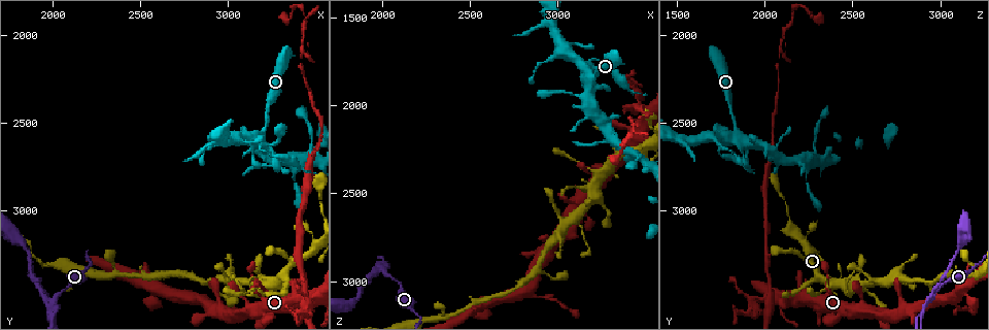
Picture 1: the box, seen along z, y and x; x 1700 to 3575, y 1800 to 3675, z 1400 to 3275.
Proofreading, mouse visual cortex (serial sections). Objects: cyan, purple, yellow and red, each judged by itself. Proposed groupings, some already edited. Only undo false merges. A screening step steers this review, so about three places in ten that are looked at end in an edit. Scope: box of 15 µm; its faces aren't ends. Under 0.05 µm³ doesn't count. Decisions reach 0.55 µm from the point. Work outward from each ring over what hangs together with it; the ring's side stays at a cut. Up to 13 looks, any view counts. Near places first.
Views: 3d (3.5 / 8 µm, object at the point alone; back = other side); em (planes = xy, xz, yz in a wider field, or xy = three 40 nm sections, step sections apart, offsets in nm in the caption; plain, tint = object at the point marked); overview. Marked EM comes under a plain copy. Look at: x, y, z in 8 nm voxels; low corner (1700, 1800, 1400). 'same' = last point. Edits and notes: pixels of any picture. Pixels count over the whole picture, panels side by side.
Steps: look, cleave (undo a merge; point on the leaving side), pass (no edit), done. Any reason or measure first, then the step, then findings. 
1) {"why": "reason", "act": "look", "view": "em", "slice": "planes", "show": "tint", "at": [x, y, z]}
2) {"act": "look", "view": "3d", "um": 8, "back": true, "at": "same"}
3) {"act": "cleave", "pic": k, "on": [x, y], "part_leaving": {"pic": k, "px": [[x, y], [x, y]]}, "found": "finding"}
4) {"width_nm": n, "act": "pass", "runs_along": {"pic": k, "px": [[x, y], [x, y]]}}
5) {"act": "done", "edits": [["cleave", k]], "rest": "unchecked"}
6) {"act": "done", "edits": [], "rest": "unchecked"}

{"why": "looks like a crossing", "act": "look", "view": "3d", "um": 3.5, "at": [3120, 3580, 2580]}

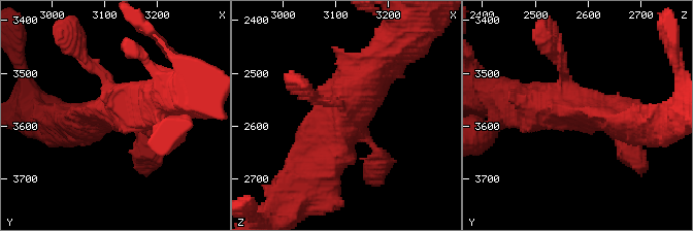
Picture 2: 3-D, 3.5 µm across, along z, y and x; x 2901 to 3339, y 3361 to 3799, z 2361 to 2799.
{"arms": 4, "arm_widths_nm": [150, 150, 500, 600], "act": "look", "view": "em", "slice": "xy", "step": 2, "show": "tint", "at": [3125, 3565, 2575]}

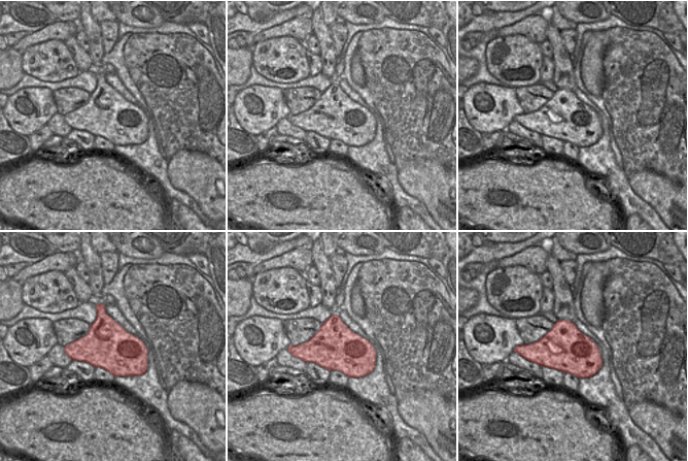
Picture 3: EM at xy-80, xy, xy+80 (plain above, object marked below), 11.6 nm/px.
{"act": "look", "view": "em", "slice": "xy", "step": 1, "show": "tint", "at": "same"}

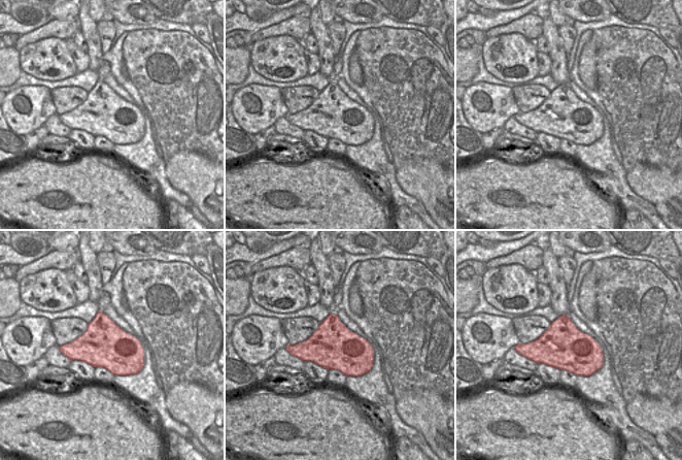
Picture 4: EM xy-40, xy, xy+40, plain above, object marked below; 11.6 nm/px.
{"act": "pass", "runs_along": {"pic": 2, "px": [[396, 42], [352, 90], [330, 154]]}, "found": "continuous, no second cell"}

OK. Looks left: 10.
{"why": "thin neck", "act": "look", "view": "3d", "um": 8, "at": [3220, 2680, 1730]}

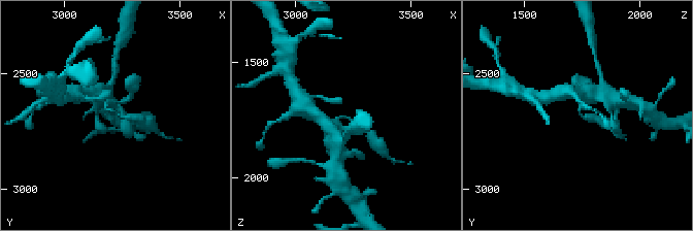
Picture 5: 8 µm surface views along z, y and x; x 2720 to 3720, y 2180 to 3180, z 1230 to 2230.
{"arm_widths_nm": [200, 350], "why": "shape alone is not enough", "act": "look", "view": "em", "slice": "xy", "step": 5, "show": "tint", "at": [3230, 2660, 1730]}

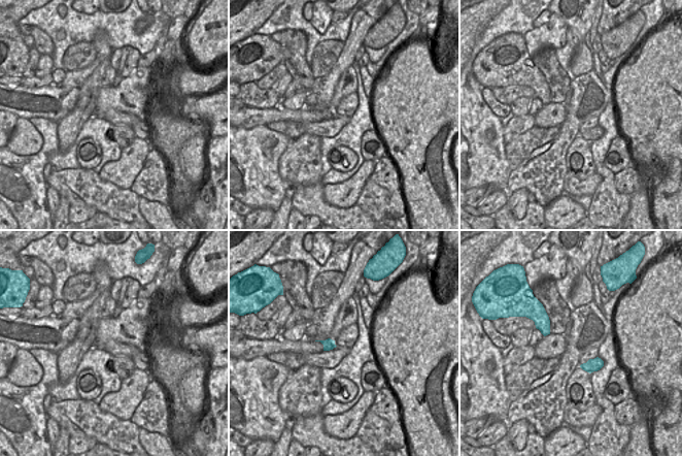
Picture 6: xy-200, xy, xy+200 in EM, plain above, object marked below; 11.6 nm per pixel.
{"act": "cleave", "pic": 5, "on": [588, 117], "found": "a second cell is stuck on"}

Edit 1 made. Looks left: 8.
{"why": "redraw", "act": "look", "view": "overview"}

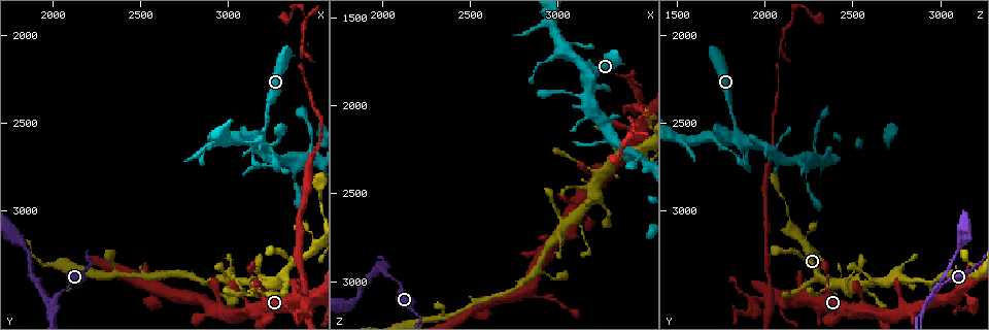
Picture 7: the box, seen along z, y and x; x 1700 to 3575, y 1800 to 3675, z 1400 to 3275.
{"why": "a fork", "act": "look", "view": "3d", "um": 3.5, "back": true, "at": [2970, 2620, 1530]}

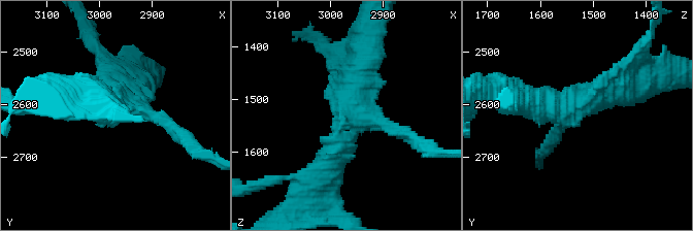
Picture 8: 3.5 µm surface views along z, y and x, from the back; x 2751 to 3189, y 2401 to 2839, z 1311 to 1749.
{"act": "look", "view": "em", "slice": "xy", "step": 1, "show": "tint", "at": [2970, 2605, 1530]}

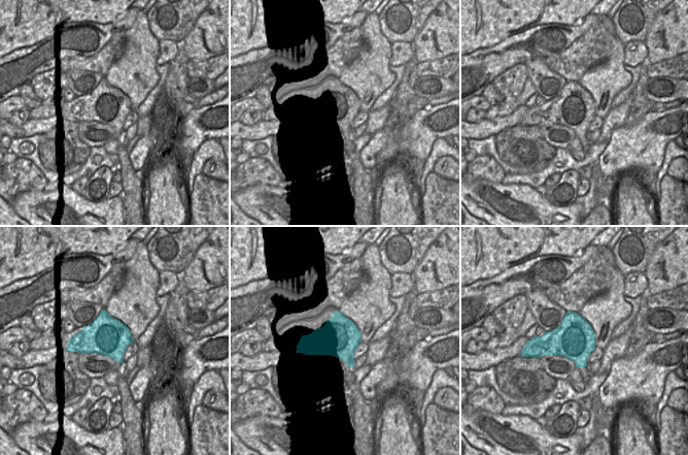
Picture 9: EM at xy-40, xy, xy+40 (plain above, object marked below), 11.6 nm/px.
{"act": "pass", "runs_along": {"pic": 8, "px": [[321, 177], [356, 61]]}, "found": "continuous, no second cell"}

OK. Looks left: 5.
{"act": "look", "view": "3d", "um": 8, "back": true, "at": [2920, 3550, 3080]}

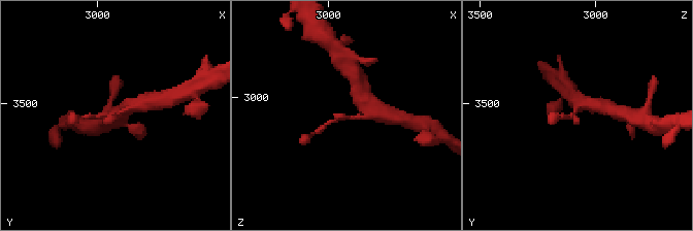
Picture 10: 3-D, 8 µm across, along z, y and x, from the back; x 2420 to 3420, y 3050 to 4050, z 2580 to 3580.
{"why": "shape alone is not enough", "act": "look", "view": "em", "slice": "xy", "step": 3, "show": "tint", "at": [2930, 3540, 3080]}

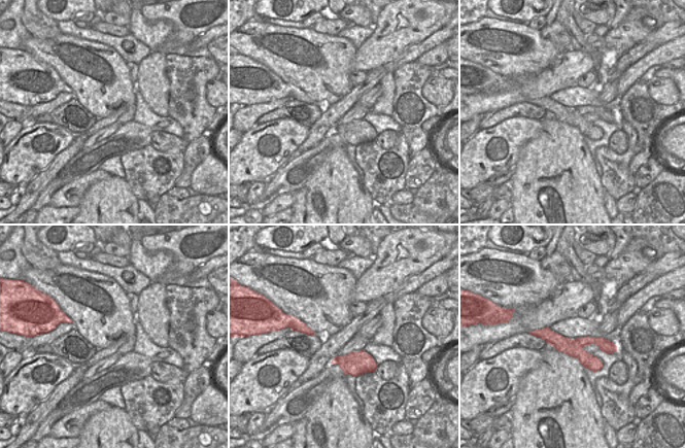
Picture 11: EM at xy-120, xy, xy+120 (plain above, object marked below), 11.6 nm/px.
{"act": "pass", "runs_along": {"pic": 10, "px": [[372, 107], [364, 117], [332, 121], [320, 131]]}, "found": "all the same cell"}

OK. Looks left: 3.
{"why": "calibre changes", "act": "look", "view": "3d", "um": 8, "at": [2000, 3590, 2890]}

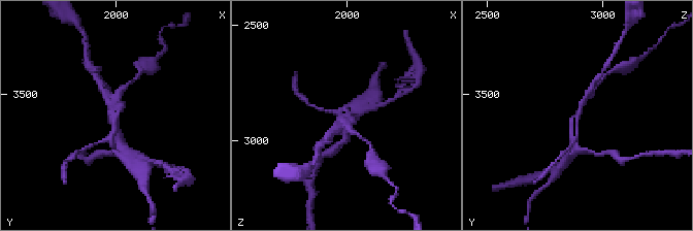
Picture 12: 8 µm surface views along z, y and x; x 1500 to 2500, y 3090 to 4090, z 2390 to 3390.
{"why": "zoom in", "act": "look", "view": "3d", "um": 3.5, "at": [2000, 3580, 2900]}

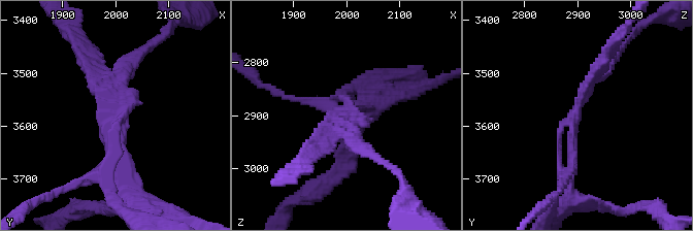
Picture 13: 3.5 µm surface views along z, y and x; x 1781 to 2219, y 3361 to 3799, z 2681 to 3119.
{"why": "need the tissue", "act": "look", "view": "em", "slice": "xy", "step": 1, "show": "tint", "at": [2000, 3590, 2890]}

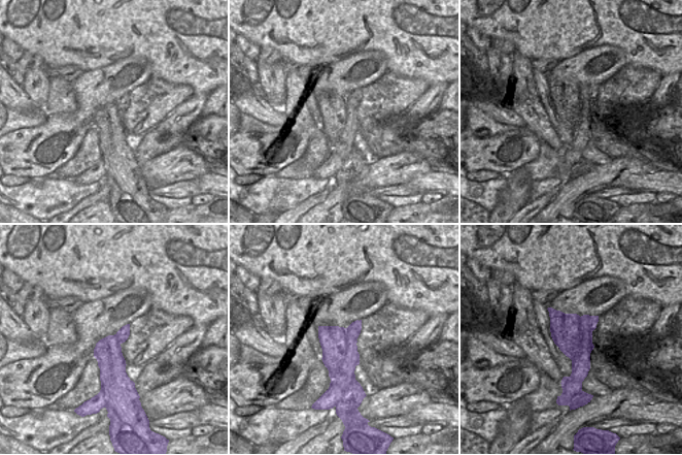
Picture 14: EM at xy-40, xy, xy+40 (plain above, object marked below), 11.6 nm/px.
{"act": "cleave", "pic": 13, "on": [573, 195], "part_leaving": {"pic": 13, "px": [[597, 73], [602, 58], [626, 29]]}, "found": "two cells meet here"}

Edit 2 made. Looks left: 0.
{"act": "done", "edits": [["cleave", 5], ["cleave", 13]], "rest": "unchecked"}

